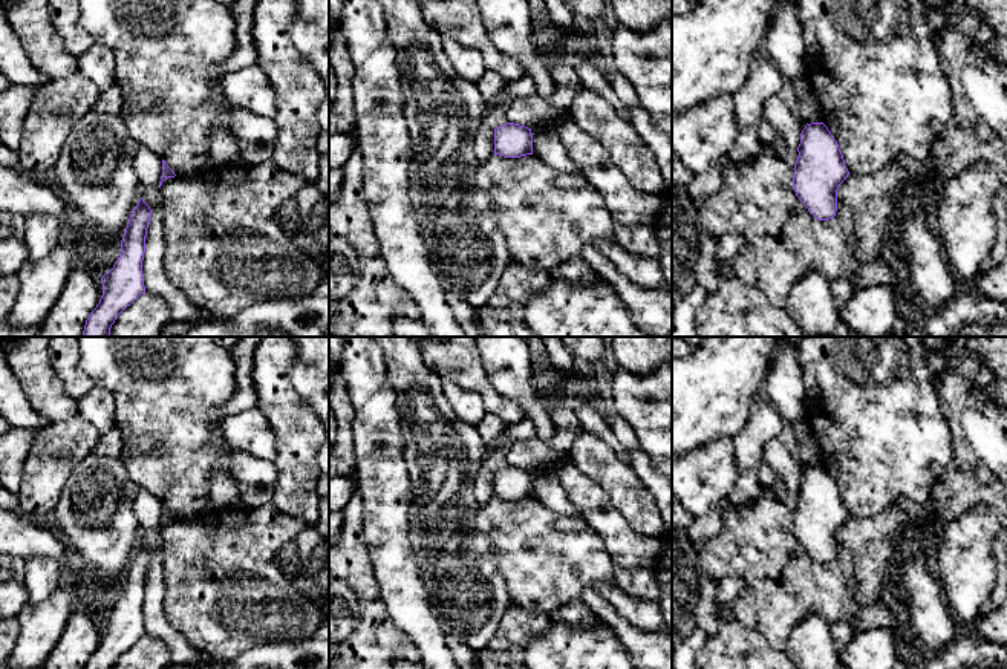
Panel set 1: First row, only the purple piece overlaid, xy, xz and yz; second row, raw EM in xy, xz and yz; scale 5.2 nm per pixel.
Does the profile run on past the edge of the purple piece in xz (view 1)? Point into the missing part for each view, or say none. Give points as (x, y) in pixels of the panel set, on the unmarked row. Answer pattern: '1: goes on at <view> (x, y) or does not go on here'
1: does not go on here

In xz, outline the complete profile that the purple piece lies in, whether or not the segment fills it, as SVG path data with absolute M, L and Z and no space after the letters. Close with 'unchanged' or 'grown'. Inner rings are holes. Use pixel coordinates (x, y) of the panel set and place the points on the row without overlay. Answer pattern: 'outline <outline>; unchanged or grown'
outline M507 465L494 472L494 498L504 501L520 501L533 498L531 472Z; unchanged

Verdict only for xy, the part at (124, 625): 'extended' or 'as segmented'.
as segmented

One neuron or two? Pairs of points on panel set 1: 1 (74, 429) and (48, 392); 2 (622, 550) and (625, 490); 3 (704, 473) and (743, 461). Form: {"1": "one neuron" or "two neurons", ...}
{"1": "two neurons", "2": "two neurons", "3": "two neurons"}

